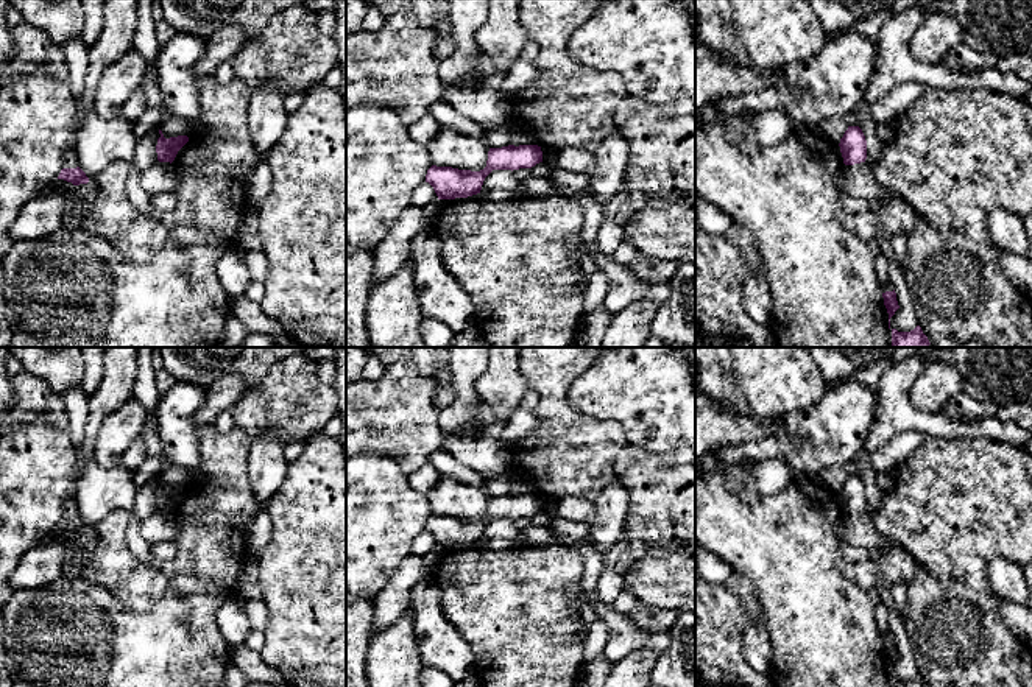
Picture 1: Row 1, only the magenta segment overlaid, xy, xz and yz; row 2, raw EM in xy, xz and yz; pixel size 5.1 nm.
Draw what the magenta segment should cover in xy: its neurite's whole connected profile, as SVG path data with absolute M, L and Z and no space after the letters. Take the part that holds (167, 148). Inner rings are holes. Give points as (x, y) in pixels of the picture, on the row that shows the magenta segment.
M159 129L161 137L157 139L156 153L159 162L173 162L178 151L189 142L187 136L178 136L165 139Z

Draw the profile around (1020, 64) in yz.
M1021 53L1009 58L1001 58L996 61L996 69L999 72L1015 73L1024 81L1032 79L1032 55Z

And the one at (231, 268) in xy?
M234 245L217 262L217 274L231 299L245 294L251 279L245 262L245 251Z

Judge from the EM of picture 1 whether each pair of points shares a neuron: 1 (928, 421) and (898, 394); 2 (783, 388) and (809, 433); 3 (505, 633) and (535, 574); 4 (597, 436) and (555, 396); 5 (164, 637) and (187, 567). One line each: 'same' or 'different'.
1: same
2: different
3: same
4: same
5: same

